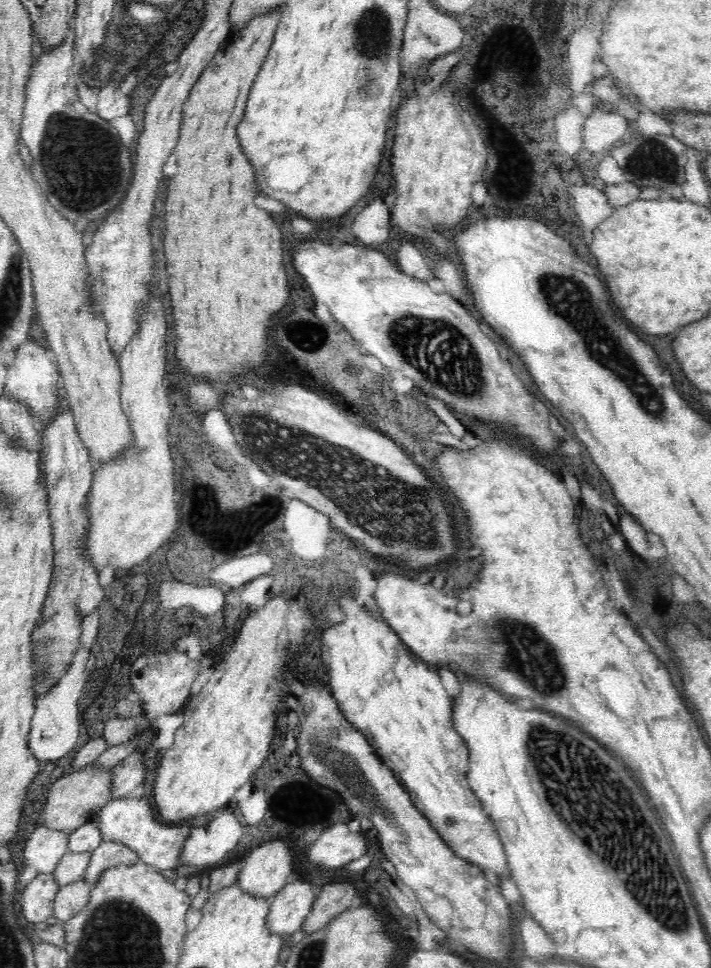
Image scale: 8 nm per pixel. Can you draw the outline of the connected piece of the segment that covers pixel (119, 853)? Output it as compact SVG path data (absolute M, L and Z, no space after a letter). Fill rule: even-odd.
M102 841L97 847L92 851L92 858L90 858L82 878L92 887L96 885L106 869L136 864L141 860L141 857L132 848L118 842Z

